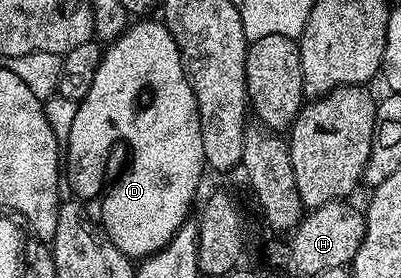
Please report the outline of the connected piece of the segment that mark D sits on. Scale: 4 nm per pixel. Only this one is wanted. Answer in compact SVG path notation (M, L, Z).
M144 19L133 24L121 37L111 42L103 50L103 57L94 77L93 86L90 87L90 93L86 95L84 101L75 106L66 142L67 184L68 181L72 184L73 191L77 193L73 194L77 198L83 199L85 202L97 201L100 204L100 213L98 212L99 224L114 243L114 247L118 247L118 251L122 251L126 256L133 259L150 257L170 243L172 236L184 226L185 221L189 220L191 213L188 212L192 209L192 200L196 197L196 188L200 185L200 176L206 173L198 103L196 102L192 85L188 81L188 74L184 68L184 59L178 51L178 43L174 43L174 39L166 26L159 20L152 20Z

